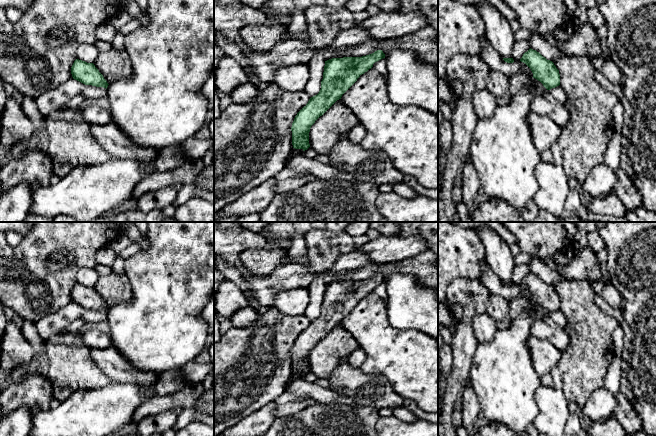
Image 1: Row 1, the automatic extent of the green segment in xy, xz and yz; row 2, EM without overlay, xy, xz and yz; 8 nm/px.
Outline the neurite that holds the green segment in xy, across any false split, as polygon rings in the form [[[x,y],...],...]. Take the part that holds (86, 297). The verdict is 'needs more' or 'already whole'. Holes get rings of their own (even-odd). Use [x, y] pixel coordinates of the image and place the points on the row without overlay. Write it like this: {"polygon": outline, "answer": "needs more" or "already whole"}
{"polygon": [[[76,283],[71,291],[71,298],[73,303],[85,309],[103,311],[106,313],[109,309],[93,287]]], "answer": "already whole"}

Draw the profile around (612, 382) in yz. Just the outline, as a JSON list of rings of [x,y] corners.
[[[615,354],[611,360],[610,367],[604,380],[604,387],[614,395],[620,392],[622,378],[622,358],[620,354]]]

